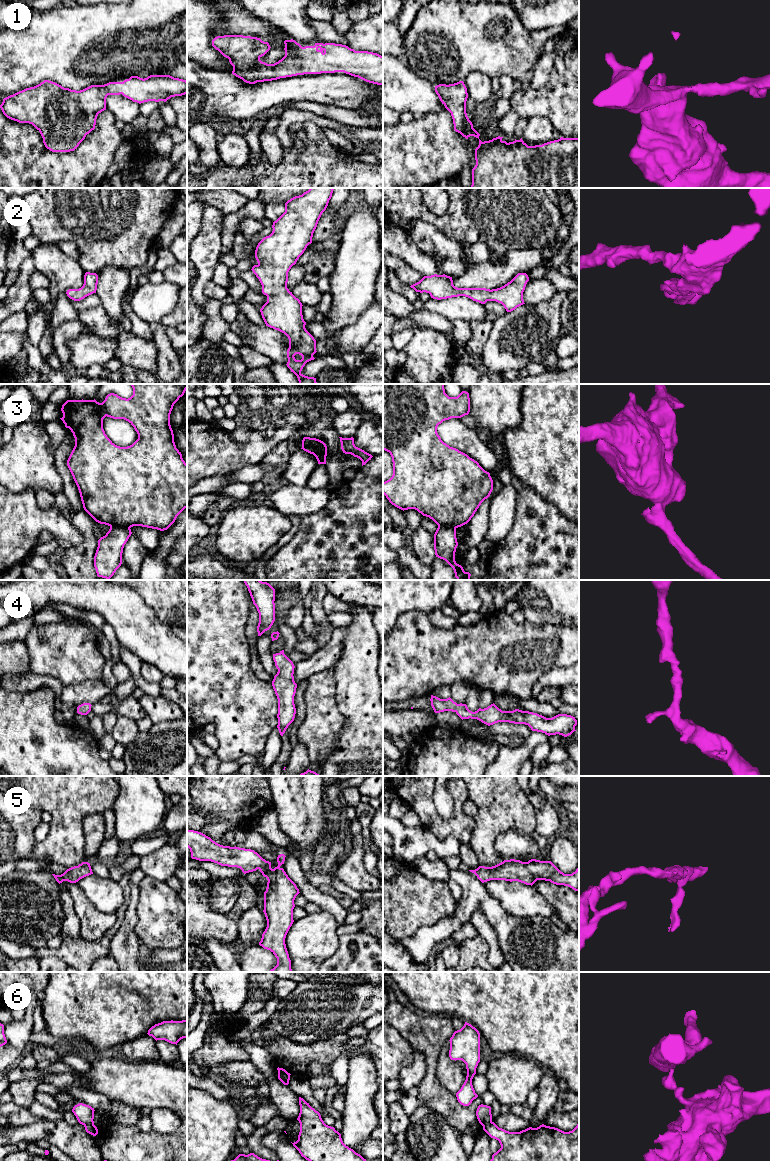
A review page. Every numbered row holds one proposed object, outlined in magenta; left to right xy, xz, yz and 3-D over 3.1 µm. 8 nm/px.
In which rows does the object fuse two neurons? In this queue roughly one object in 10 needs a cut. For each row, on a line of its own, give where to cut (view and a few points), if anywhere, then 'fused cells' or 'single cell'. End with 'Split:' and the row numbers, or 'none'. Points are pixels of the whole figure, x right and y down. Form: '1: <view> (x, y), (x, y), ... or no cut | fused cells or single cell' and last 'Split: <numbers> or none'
1: no cut | single cell
2: no cut | single cell
3: xy (110, 525), (126, 526), (129, 528) | fused cells
4: no cut | single cell
5: no cut | single cell
6: xz (289, 1075), (284, 1075), (279, 1079) | fused cells
Split: 3, 6

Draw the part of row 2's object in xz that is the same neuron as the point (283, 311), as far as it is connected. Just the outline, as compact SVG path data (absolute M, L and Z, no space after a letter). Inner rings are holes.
M310 188L302 195L295 196L285 203L285 212L273 222L273 231L269 236L264 237L257 245L255 258L257 265L252 267L253 273L259 279L262 285L262 293L267 296L267 302L260 309L262 318L266 326L284 333L289 339L289 348L287 350L287 367L293 372L299 381L299 384L317 384L316 378L308 377L301 373L305 364L315 358L316 340L306 330L306 322L302 315L302 303L287 288L288 272L296 264L299 257L304 253L307 246L312 243L313 233L317 227L322 213L326 210L329 200L332 197L334 188Z

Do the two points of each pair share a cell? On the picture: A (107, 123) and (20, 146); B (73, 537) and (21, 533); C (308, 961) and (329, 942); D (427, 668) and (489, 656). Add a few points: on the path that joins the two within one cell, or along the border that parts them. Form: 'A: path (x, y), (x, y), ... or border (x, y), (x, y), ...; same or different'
A: path (90, 146), (76, 160), (43, 160); same
B: path (60, 527), (57, 524), (34, 524); same
C: path (313, 958), (324, 947); same
D: path (442, 656), (474, 656); same

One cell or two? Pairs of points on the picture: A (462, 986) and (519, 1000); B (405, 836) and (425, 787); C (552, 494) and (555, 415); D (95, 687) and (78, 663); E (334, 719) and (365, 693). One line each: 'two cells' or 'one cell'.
A: one cell
B: two cells
C: one cell
D: two cells
E: two cells

